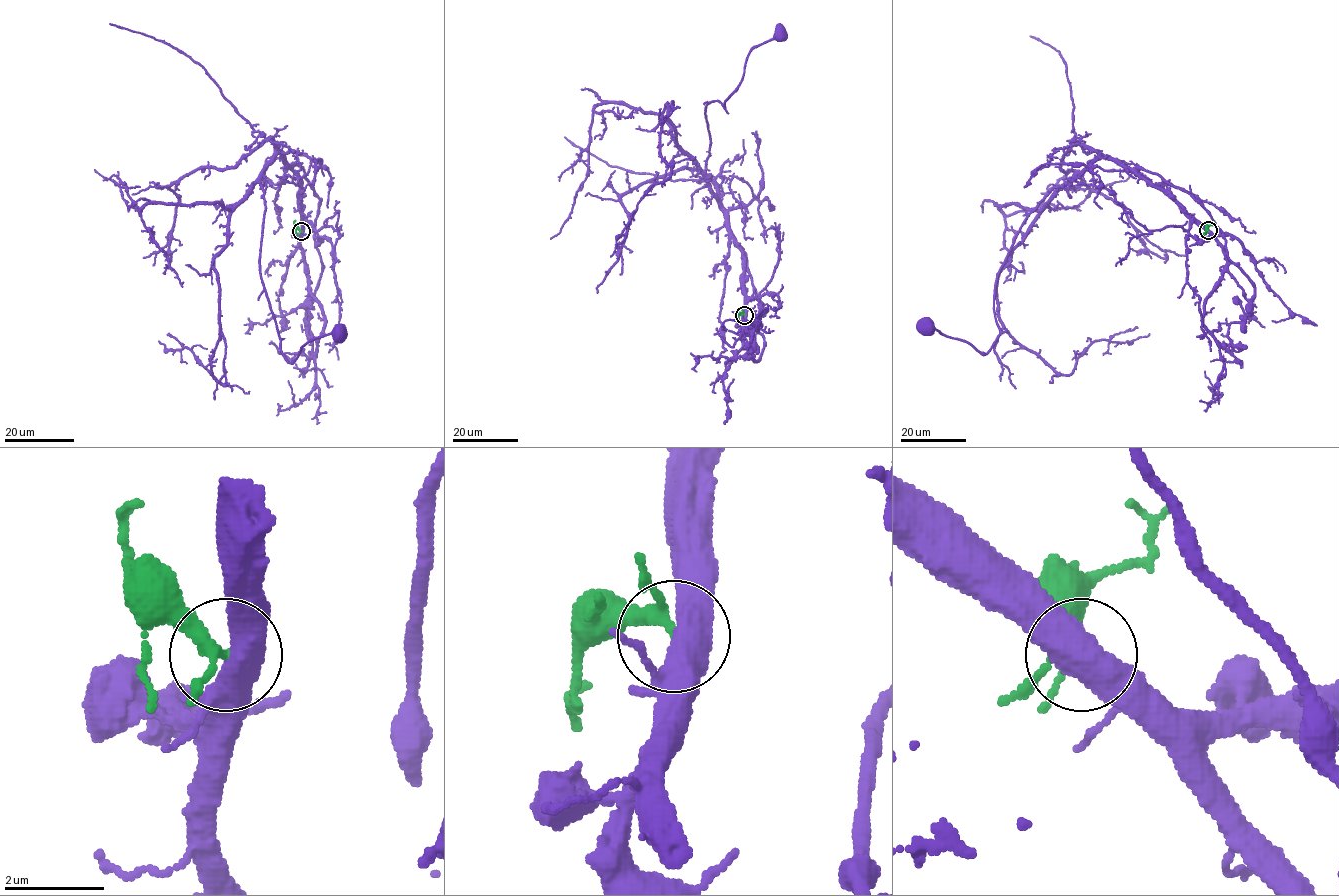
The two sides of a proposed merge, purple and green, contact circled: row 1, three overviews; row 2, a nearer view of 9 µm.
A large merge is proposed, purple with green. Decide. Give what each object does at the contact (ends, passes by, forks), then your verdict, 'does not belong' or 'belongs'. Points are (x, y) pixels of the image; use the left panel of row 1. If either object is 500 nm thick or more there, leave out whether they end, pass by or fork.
does not belong

